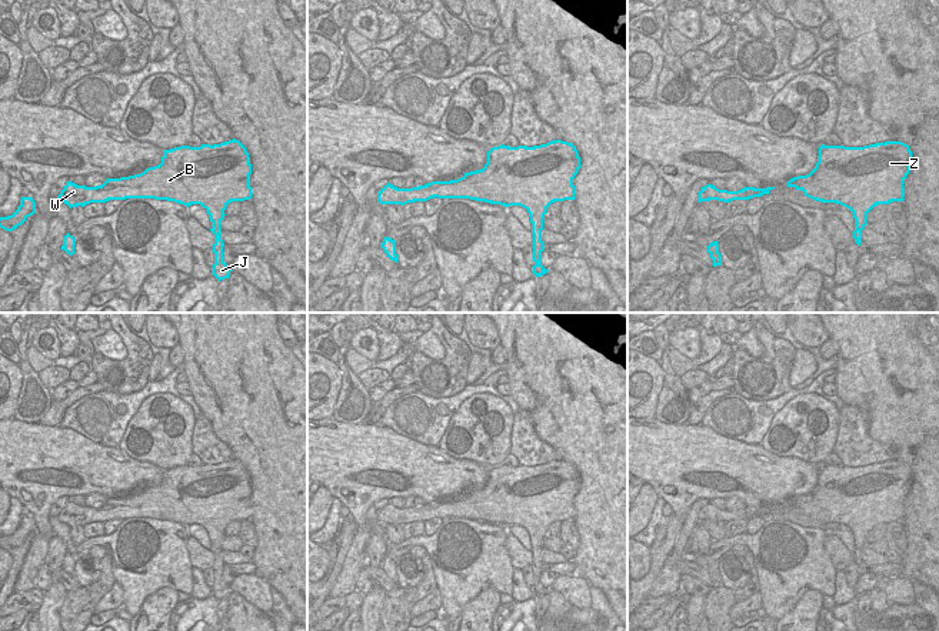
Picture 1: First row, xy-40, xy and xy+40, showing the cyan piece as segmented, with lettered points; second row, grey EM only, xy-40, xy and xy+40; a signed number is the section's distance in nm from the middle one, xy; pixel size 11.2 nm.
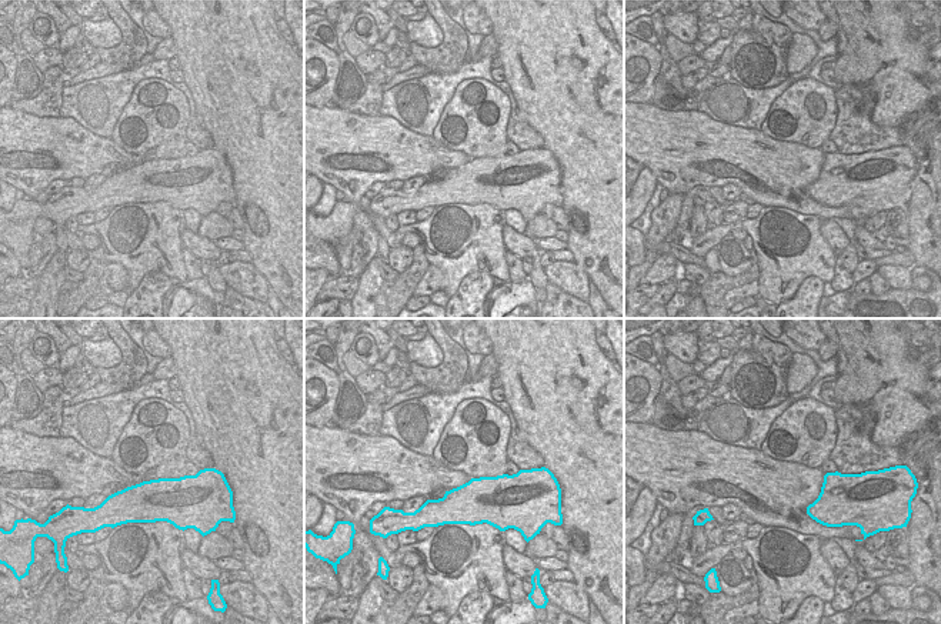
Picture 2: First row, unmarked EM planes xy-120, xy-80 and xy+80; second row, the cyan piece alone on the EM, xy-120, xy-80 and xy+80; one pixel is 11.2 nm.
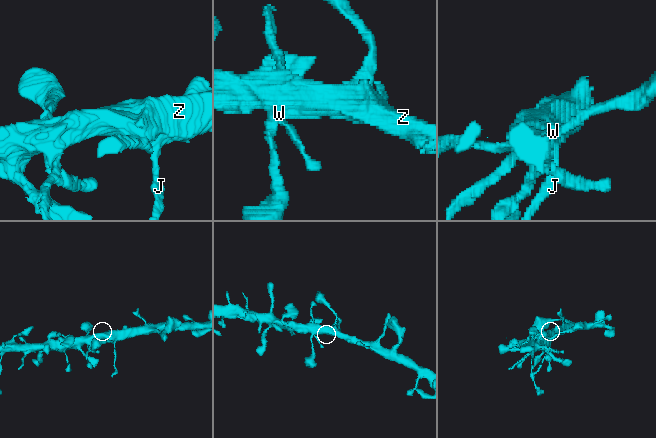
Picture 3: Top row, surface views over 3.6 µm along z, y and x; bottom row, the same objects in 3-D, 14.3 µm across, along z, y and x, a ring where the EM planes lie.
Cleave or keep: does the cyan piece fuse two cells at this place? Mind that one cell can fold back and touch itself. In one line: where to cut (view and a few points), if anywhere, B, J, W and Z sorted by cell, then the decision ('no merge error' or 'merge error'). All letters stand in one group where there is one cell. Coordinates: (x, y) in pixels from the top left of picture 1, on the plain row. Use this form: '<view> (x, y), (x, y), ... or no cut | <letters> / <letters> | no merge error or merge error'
xy (532, 550), (540, 554) | B W Z / J | merge error

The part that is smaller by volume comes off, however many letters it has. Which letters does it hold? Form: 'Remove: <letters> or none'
Remove: J

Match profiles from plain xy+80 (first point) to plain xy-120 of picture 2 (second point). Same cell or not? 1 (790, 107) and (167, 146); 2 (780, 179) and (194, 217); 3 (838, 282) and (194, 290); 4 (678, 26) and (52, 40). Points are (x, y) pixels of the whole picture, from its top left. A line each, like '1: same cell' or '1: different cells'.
1: same cell
2: different cells
3: different cells
4: same cell

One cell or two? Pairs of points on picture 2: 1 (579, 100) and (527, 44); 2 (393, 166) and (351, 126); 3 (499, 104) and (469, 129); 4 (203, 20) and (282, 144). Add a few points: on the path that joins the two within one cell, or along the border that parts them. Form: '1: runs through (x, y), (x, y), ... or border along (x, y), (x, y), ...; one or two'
1: runs through (570, 86), (541, 57); one
2: runs through (383, 156), (361, 136); one
3: runs through (500, 116), (499, 122), (491, 127), (480, 127); one
4: runs through (230, 52), (253, 93), (272, 113); one

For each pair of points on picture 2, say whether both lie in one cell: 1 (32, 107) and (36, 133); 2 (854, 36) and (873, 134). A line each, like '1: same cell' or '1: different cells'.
1: different cells
2: different cells

